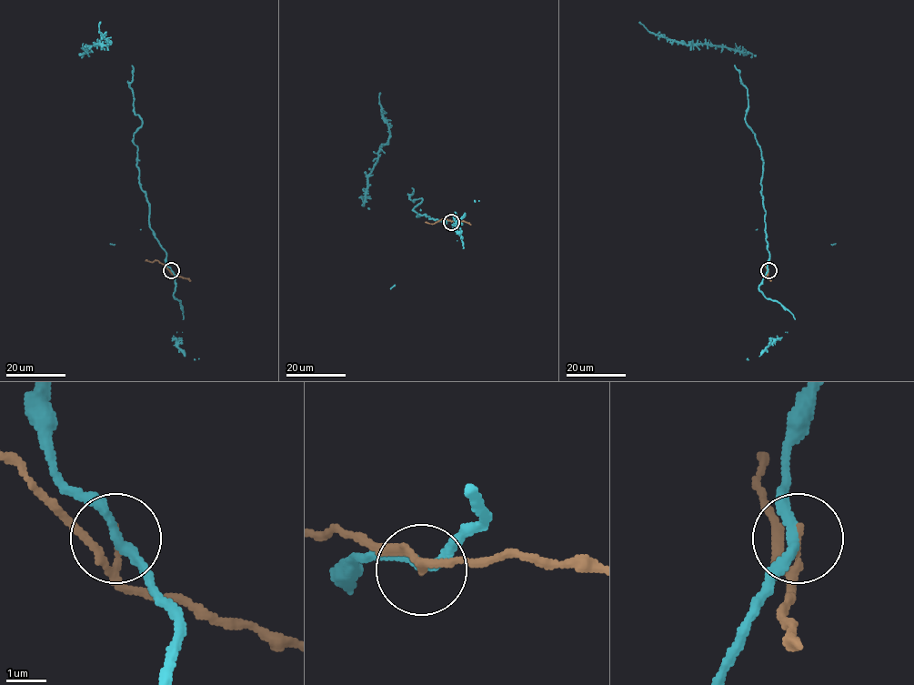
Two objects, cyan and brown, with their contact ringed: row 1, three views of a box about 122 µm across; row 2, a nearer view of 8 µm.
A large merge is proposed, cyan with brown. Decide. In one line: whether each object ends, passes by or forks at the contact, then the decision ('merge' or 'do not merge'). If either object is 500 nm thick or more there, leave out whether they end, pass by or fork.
cyan passes by; brown passes by; do not merge

